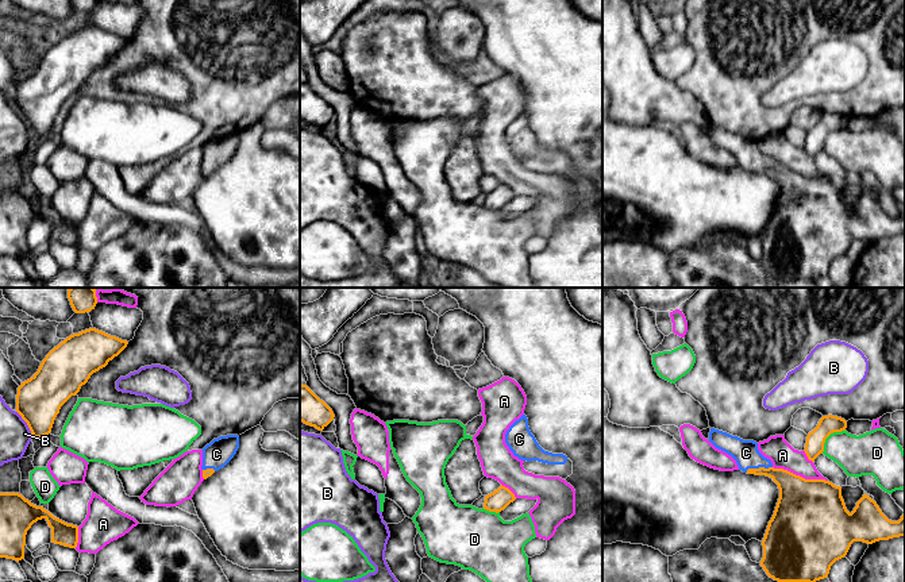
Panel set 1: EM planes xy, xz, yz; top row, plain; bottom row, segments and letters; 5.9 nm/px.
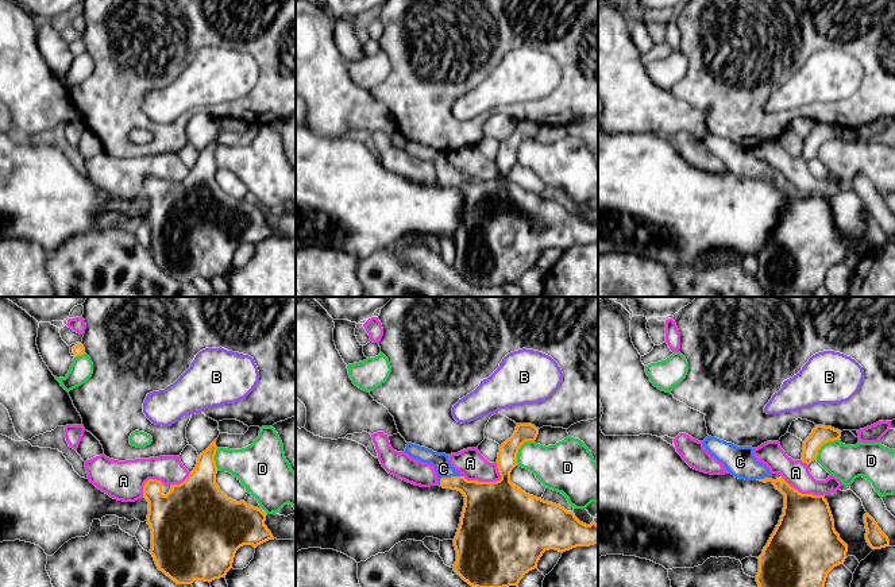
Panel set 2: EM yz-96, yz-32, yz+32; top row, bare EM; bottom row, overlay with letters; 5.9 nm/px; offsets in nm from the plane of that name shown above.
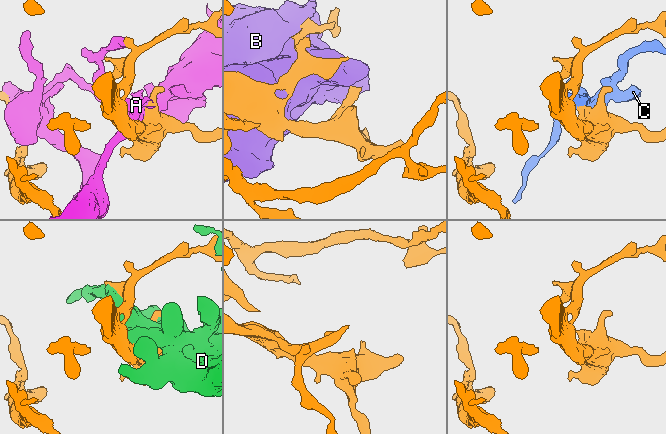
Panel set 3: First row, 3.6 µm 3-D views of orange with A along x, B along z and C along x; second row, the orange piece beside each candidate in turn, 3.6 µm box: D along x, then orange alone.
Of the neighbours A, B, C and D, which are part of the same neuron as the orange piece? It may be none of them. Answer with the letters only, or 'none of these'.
C

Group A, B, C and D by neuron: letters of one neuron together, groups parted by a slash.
A / B / C / D

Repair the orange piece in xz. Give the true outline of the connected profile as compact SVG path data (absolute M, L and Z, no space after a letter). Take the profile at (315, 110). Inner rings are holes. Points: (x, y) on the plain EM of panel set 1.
M300 81L300 119L323 128L335 112L307 82Z

